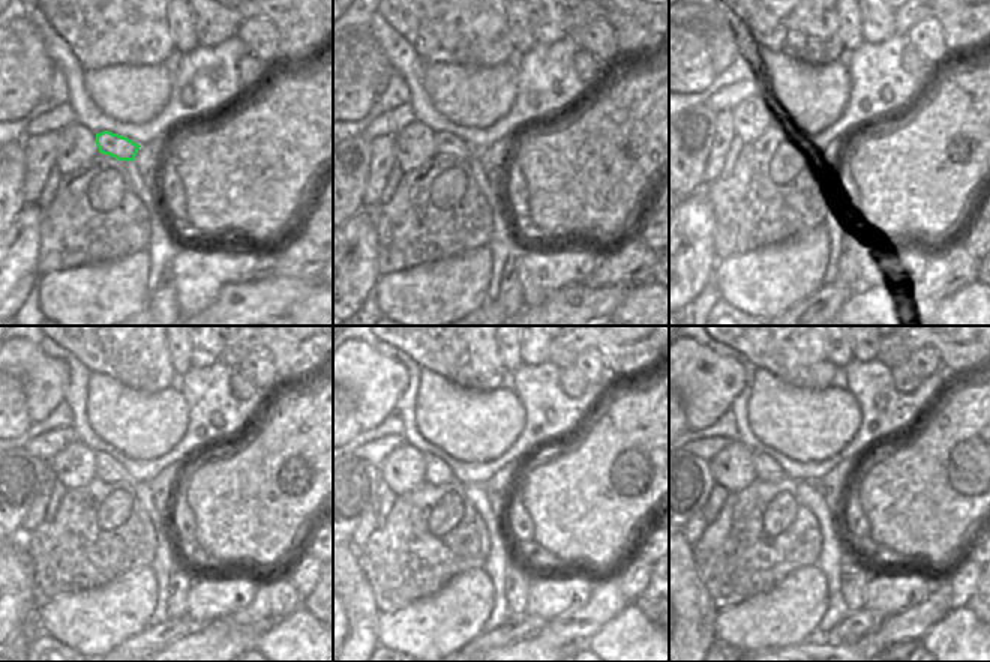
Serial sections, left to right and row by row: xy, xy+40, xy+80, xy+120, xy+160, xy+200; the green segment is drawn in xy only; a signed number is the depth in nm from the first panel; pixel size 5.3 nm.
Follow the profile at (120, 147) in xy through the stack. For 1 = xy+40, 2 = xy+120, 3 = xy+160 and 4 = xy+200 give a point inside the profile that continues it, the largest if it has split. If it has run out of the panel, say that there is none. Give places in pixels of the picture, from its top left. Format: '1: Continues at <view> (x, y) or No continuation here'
1: Continues at xy+40 (446, 143)
2: Continues at xy+120 (107, 469)
3: Continues at xy+160 (437, 472)
4: Continues at xy+200 (765, 467)

